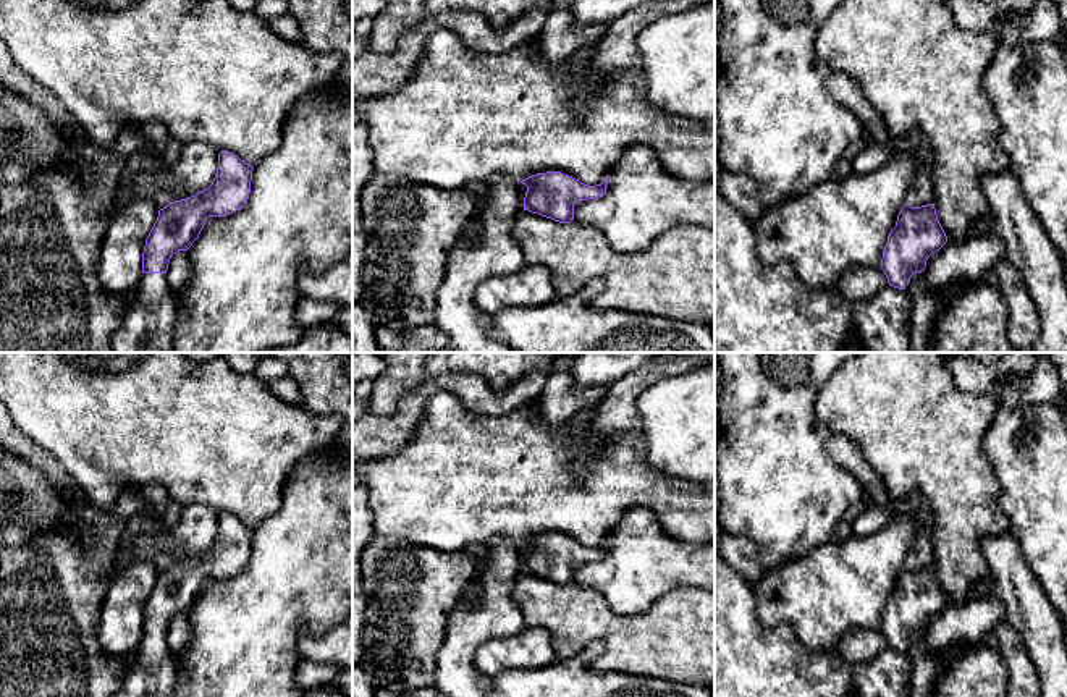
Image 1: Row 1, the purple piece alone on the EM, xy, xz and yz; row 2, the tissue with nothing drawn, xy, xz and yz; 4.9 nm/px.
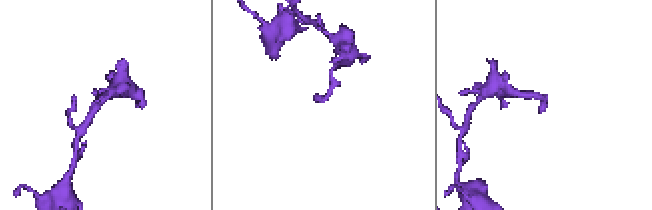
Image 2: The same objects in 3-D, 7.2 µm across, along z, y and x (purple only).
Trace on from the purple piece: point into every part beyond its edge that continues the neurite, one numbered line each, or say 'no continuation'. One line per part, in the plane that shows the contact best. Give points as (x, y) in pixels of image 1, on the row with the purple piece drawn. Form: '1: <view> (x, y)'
1: xy (149, 324)

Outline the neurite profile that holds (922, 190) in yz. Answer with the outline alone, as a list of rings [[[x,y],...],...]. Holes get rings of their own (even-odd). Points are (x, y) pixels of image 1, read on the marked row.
[[[928,157],[918,165],[917,175],[909,186],[907,204],[910,207],[922,207],[934,204],[934,160]]]

